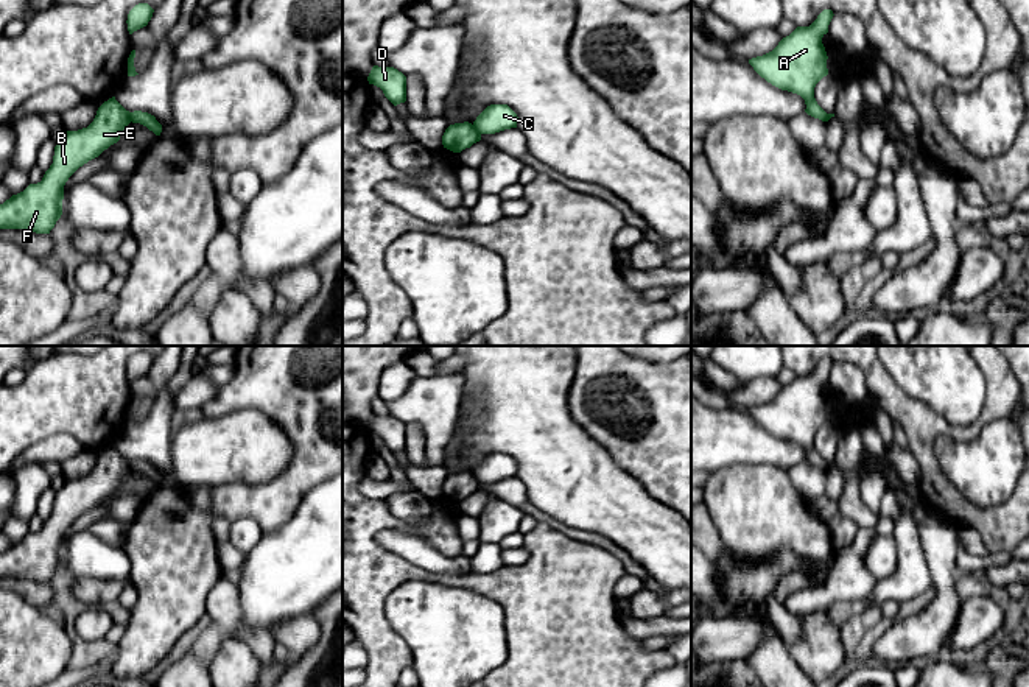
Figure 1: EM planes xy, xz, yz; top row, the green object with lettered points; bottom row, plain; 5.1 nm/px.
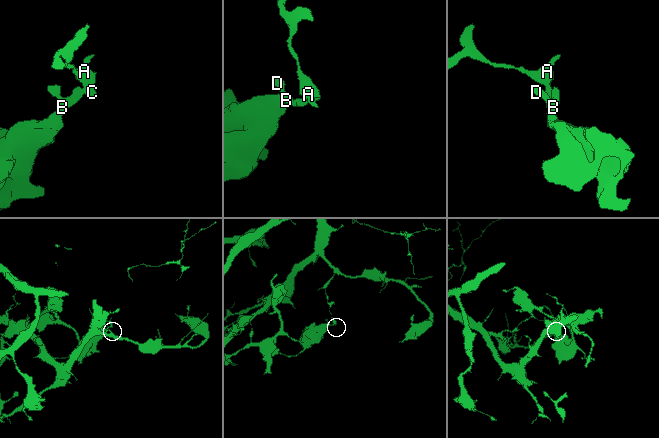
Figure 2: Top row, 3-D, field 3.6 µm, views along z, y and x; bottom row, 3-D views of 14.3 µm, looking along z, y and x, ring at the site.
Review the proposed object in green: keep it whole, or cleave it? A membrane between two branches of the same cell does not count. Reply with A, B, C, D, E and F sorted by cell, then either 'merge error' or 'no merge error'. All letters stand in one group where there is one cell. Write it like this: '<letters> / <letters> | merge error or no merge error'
A C / B D E F | merge error

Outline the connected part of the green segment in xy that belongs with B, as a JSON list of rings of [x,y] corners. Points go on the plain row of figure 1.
[[[112,446],[98,456],[87,477],[65,480],[54,495],[53,513],[42,530],[30,533],[0,553],[0,578],[50,583],[62,564],[64,534],[68,527],[117,492],[129,472],[129,460]]]

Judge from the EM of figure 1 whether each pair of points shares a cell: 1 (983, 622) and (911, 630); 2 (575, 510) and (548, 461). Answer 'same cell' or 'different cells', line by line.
1: different cells
2: same cell

